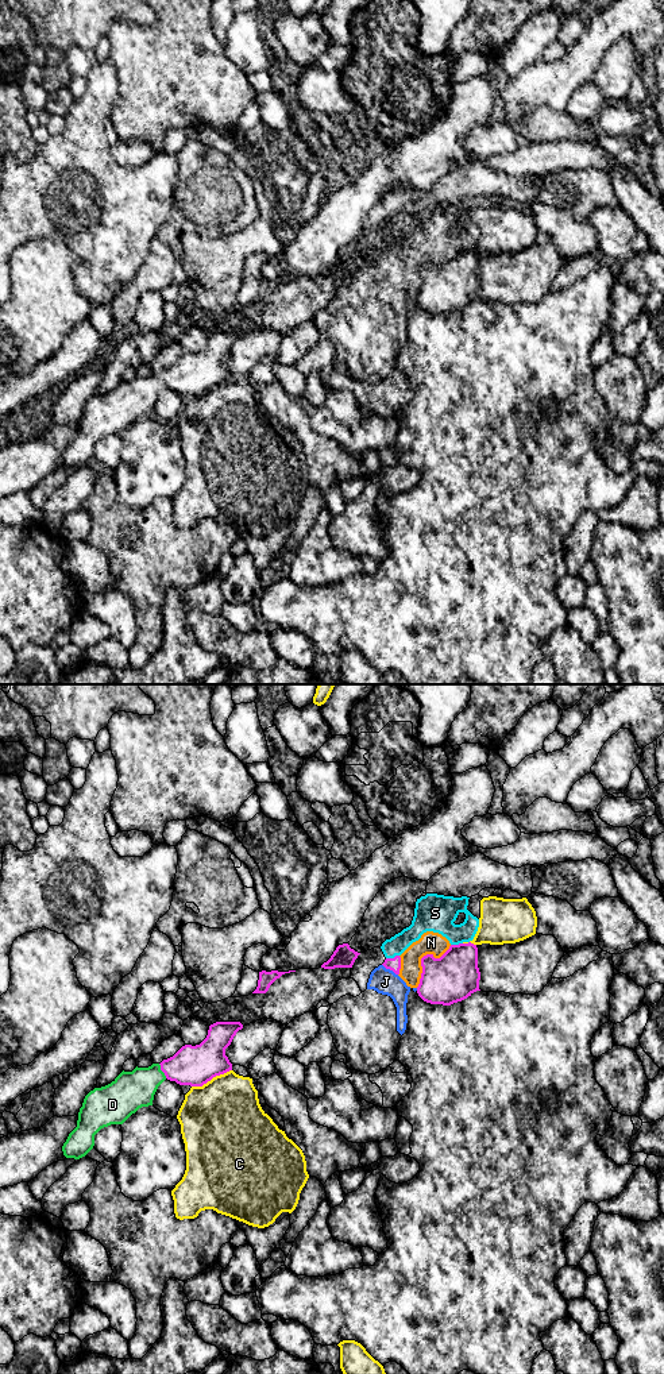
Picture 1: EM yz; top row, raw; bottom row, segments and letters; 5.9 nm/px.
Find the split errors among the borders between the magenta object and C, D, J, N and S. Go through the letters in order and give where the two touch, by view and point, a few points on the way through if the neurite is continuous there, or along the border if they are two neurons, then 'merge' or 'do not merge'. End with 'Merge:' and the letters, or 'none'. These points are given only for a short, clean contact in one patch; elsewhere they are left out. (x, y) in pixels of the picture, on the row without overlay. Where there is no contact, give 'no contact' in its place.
C: contact yz (211, 388); do not merge
D: contact yz (161, 378); way yz (192, 374), (161, 378), (130, 400); merge
J: contact yz (390, 278); do not merge
N: contact yz (421, 267); border yz (451, 254), (439, 266), (421, 267), (416, 296); do not merge
S: contact yz (392, 267); do not merge
Merge: D

